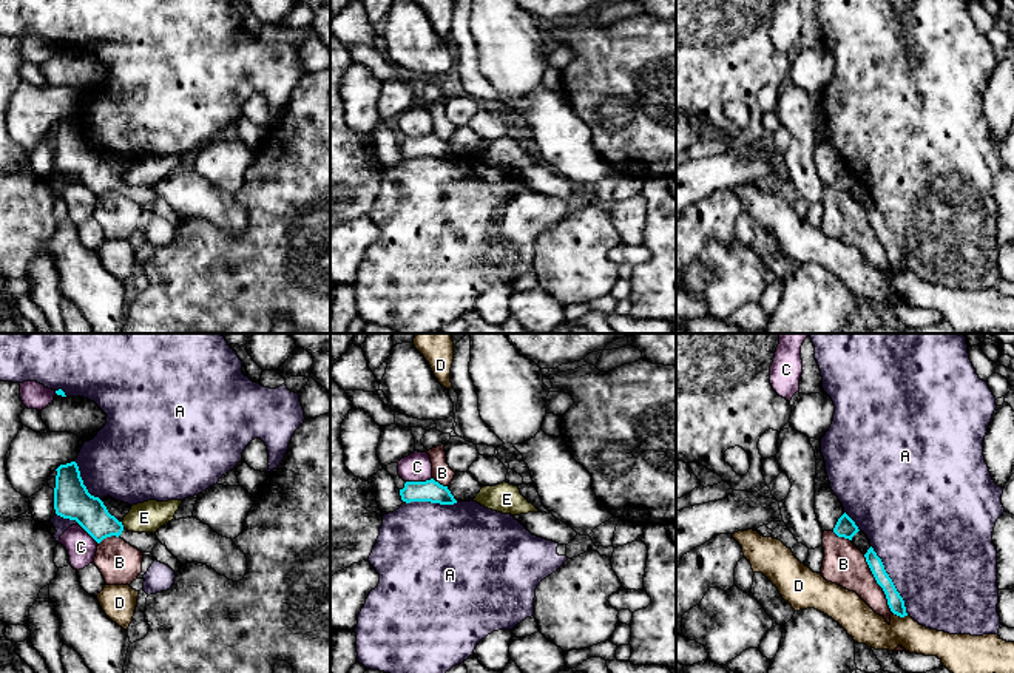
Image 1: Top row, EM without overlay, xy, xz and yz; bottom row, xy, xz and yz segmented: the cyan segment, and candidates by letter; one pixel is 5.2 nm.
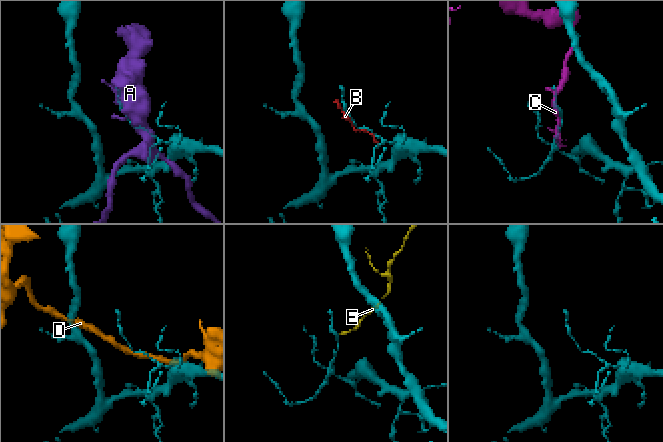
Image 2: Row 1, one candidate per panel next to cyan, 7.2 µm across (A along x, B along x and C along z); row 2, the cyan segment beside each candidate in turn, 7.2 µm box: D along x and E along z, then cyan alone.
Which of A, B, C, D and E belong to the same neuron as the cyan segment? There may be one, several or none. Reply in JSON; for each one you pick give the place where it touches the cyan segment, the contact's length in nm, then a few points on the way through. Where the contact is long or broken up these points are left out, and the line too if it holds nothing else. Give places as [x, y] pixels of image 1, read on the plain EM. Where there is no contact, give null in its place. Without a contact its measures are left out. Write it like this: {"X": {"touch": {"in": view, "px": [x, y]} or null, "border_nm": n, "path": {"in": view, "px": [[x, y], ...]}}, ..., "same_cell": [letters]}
{"same_cell": []}

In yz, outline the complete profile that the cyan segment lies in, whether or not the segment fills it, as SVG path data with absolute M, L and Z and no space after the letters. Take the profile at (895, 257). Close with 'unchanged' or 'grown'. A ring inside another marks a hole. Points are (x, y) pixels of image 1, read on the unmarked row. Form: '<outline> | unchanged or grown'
M872 201L867 204L864 211L866 211L866 216L867 216L877 238L883 242L883 245L886 249L891 265L900 272L908 270L903 252L897 245L892 233L889 232L889 228L884 224L881 213L877 210L877 207L874 205Z | unchanged

